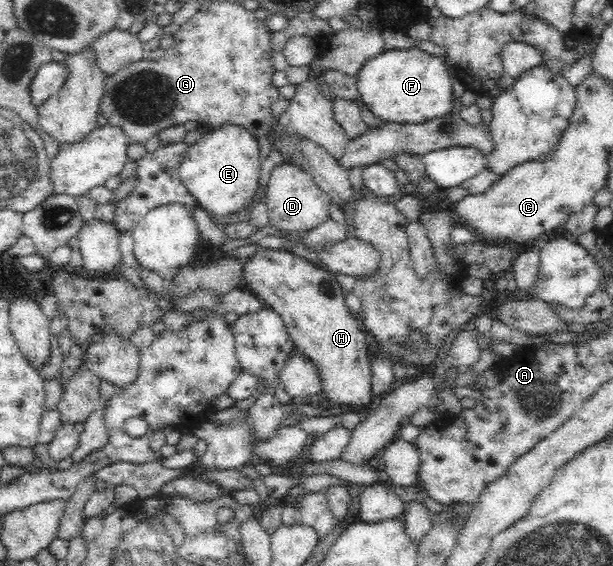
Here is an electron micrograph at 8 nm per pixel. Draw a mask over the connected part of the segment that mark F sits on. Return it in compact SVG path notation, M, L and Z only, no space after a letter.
M417 47L388 49L366 60L356 72L359 98L374 116L386 123L422 124L432 118L450 114L455 95L443 57L431 55Z

